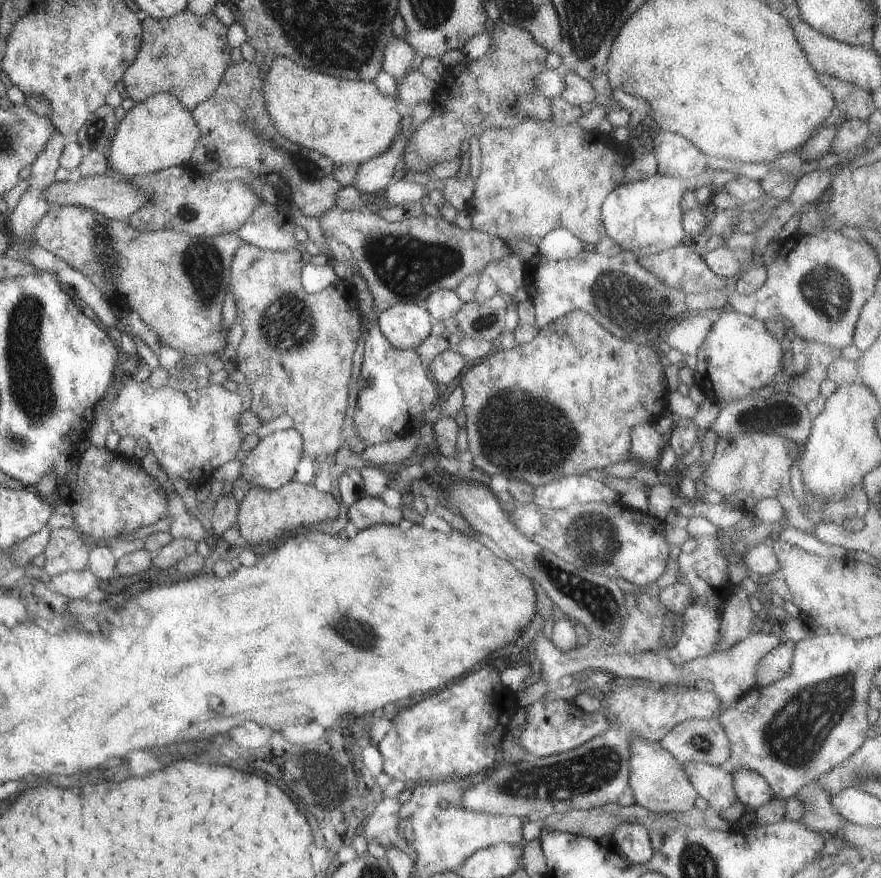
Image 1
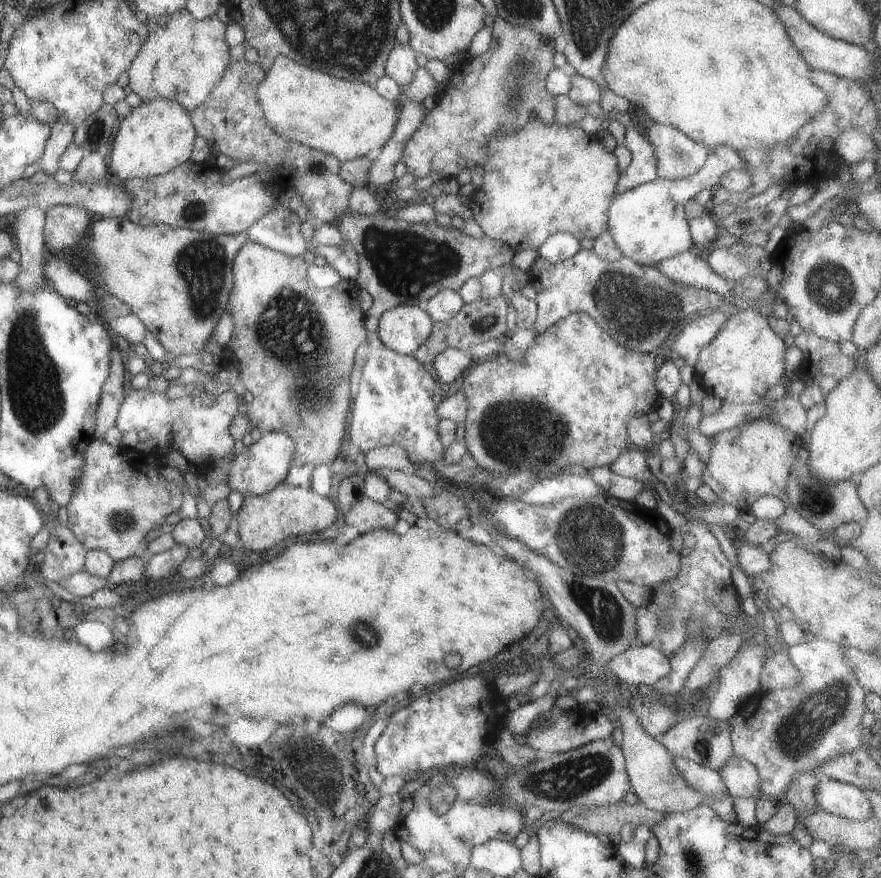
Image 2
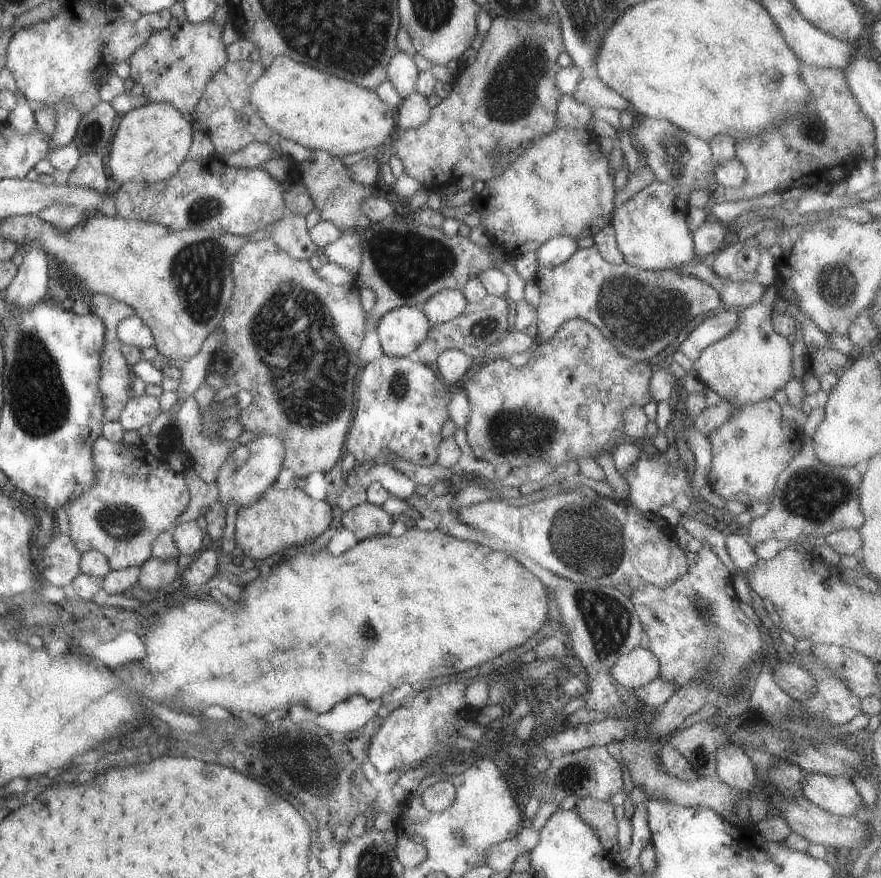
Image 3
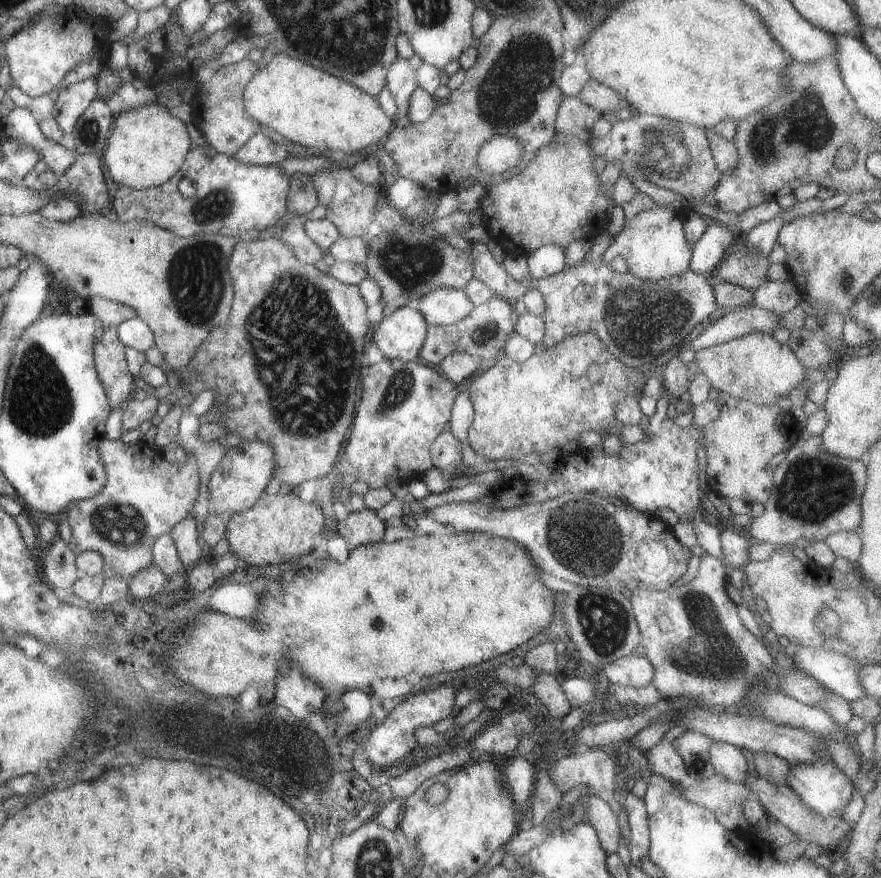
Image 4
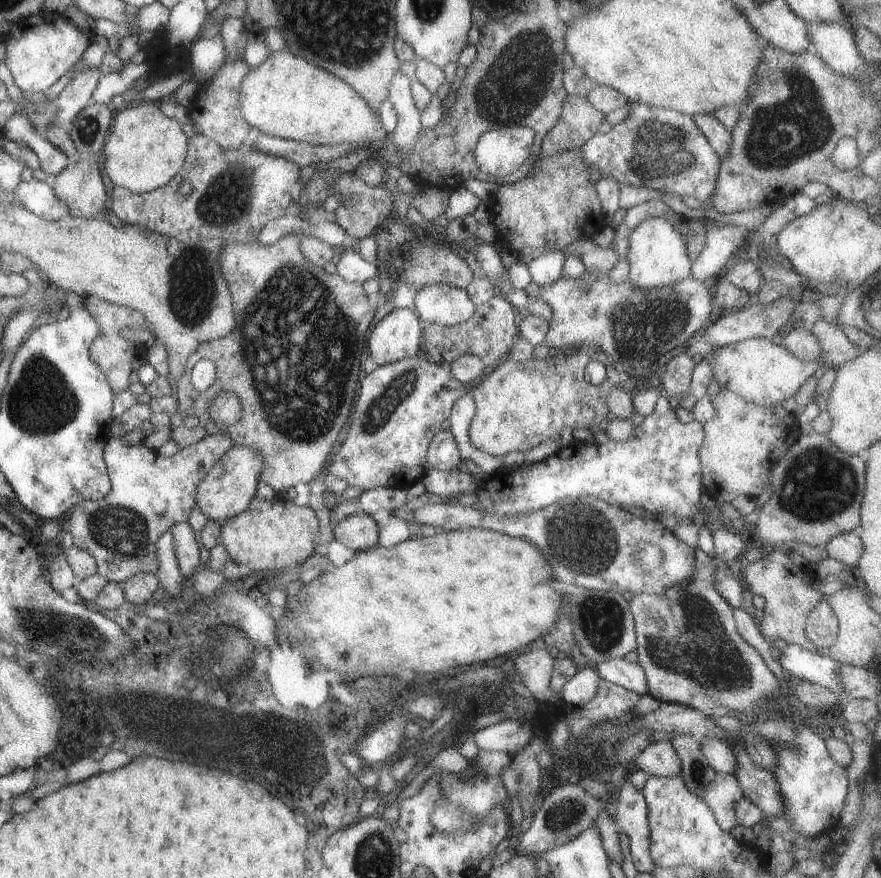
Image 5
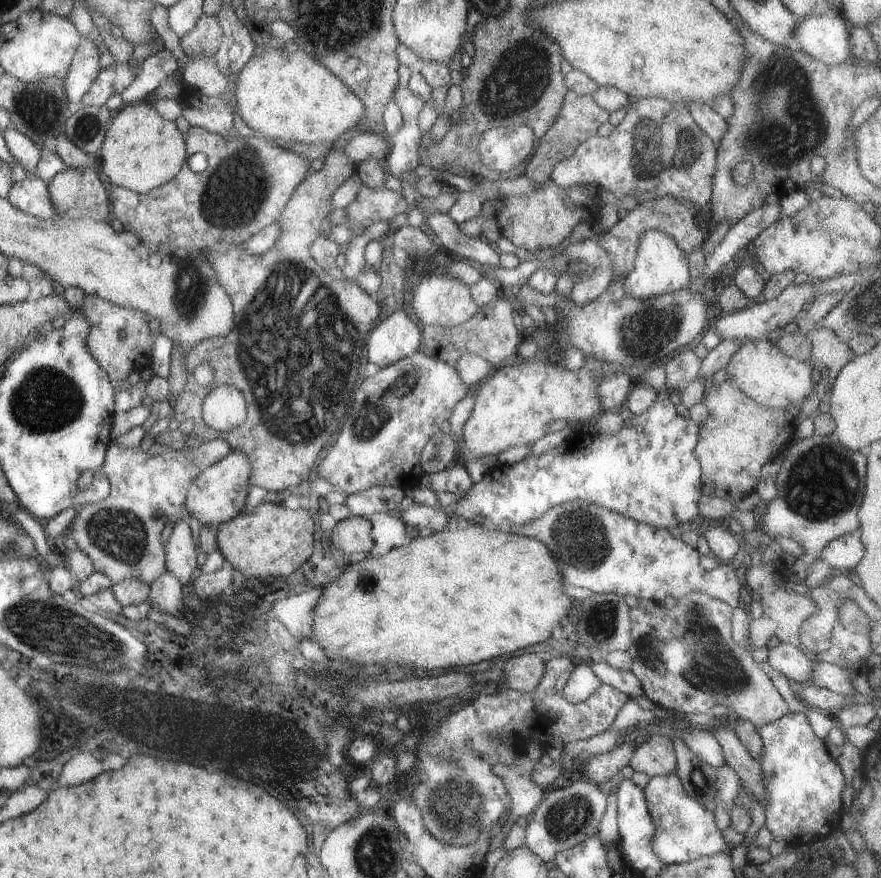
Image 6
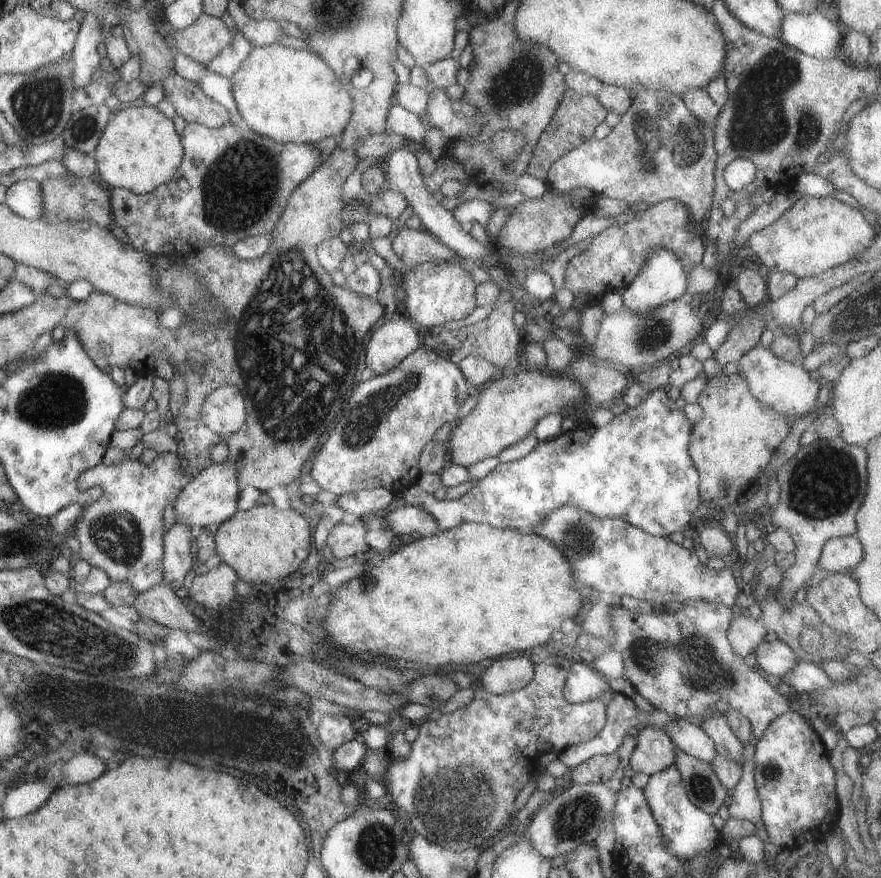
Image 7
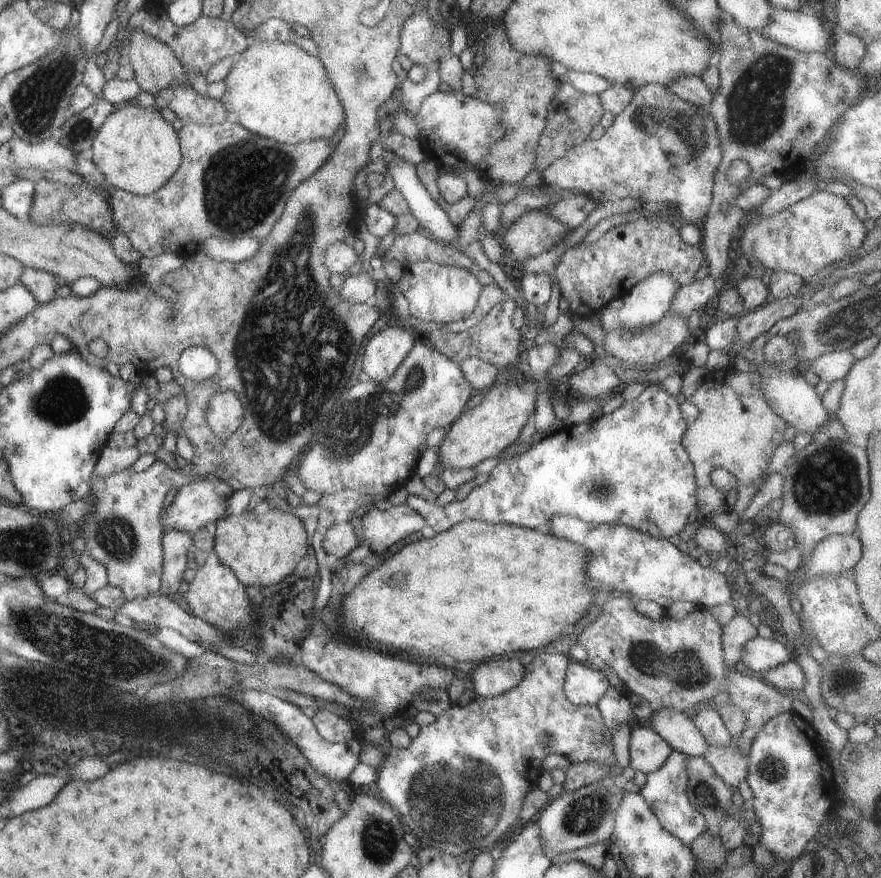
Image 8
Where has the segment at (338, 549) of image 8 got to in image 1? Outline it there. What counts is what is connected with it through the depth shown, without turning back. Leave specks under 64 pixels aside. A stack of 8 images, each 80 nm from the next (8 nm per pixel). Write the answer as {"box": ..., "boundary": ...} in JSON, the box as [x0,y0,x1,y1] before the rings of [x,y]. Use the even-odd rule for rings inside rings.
{"box":[347,495,402,531],"boundary":[[[369,495],[358,498],[347,508],[348,522],[358,531],[376,524],[393,526],[402,519],[398,507],[387,506],[380,498]]]}

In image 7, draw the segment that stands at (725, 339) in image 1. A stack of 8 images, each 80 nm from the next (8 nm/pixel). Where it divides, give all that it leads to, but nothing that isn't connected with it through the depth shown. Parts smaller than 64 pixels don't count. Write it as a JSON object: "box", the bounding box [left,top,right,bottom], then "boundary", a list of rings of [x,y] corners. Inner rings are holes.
{"box":[737,344,817,420],"boundary":[[[760,344],[752,346],[737,359],[737,368],[740,377],[748,384],[751,396],[763,406],[795,420],[807,416],[816,408],[817,381],[808,378],[808,372],[799,363],[781,360],[768,347],[763,348]]]}

